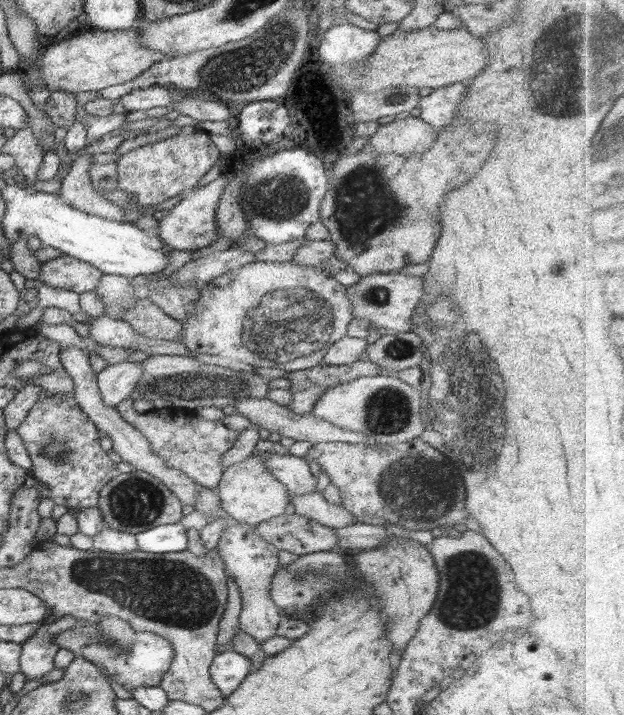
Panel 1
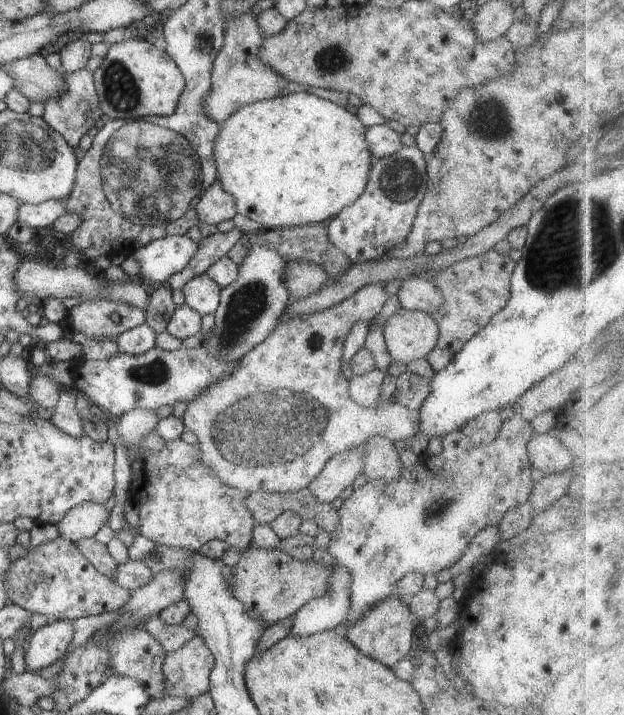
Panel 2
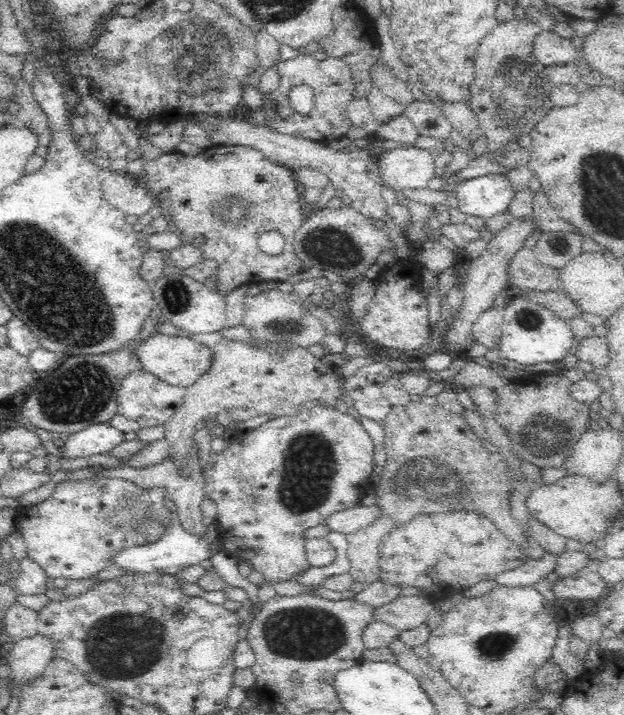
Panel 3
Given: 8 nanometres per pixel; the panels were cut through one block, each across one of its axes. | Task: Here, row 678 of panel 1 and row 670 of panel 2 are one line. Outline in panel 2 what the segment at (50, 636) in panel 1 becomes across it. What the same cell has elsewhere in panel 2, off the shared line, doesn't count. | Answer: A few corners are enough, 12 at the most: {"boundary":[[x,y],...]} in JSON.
{"boundary":[[50,619],[25,646],[26,671],[62,659],[74,636],[72,620]]}

